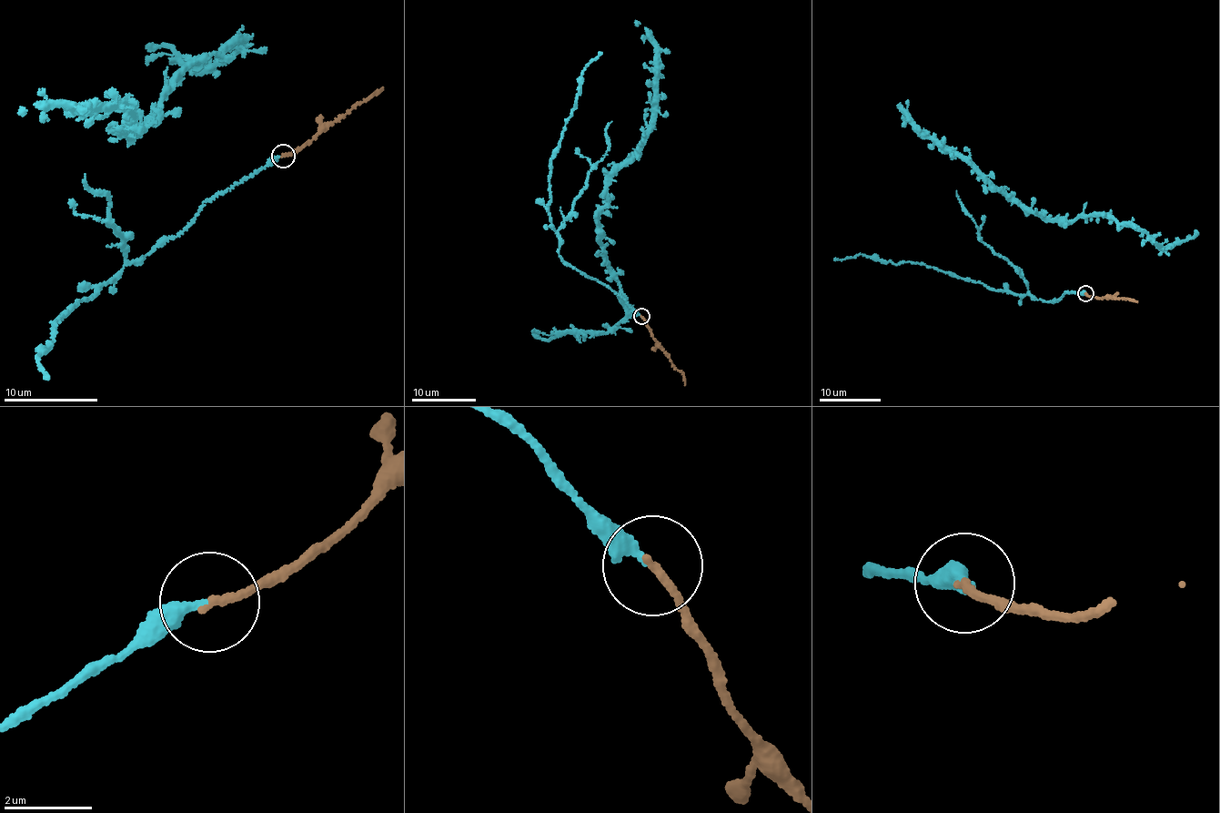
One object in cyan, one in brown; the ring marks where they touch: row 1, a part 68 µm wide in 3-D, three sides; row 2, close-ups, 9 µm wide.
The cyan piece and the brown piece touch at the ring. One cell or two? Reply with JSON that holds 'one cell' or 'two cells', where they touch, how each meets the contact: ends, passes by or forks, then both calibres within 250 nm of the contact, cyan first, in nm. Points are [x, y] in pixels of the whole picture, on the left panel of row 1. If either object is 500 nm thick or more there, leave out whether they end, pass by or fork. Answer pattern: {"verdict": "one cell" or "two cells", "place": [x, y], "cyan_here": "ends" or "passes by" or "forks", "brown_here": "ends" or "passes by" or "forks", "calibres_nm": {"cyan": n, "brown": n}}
{"verdict": "one cell", "place": [283, 156], "cyan_here": "ends", "brown_here": "ends", "calibres_nm": {"cyan": 280, "brown": 170}}

